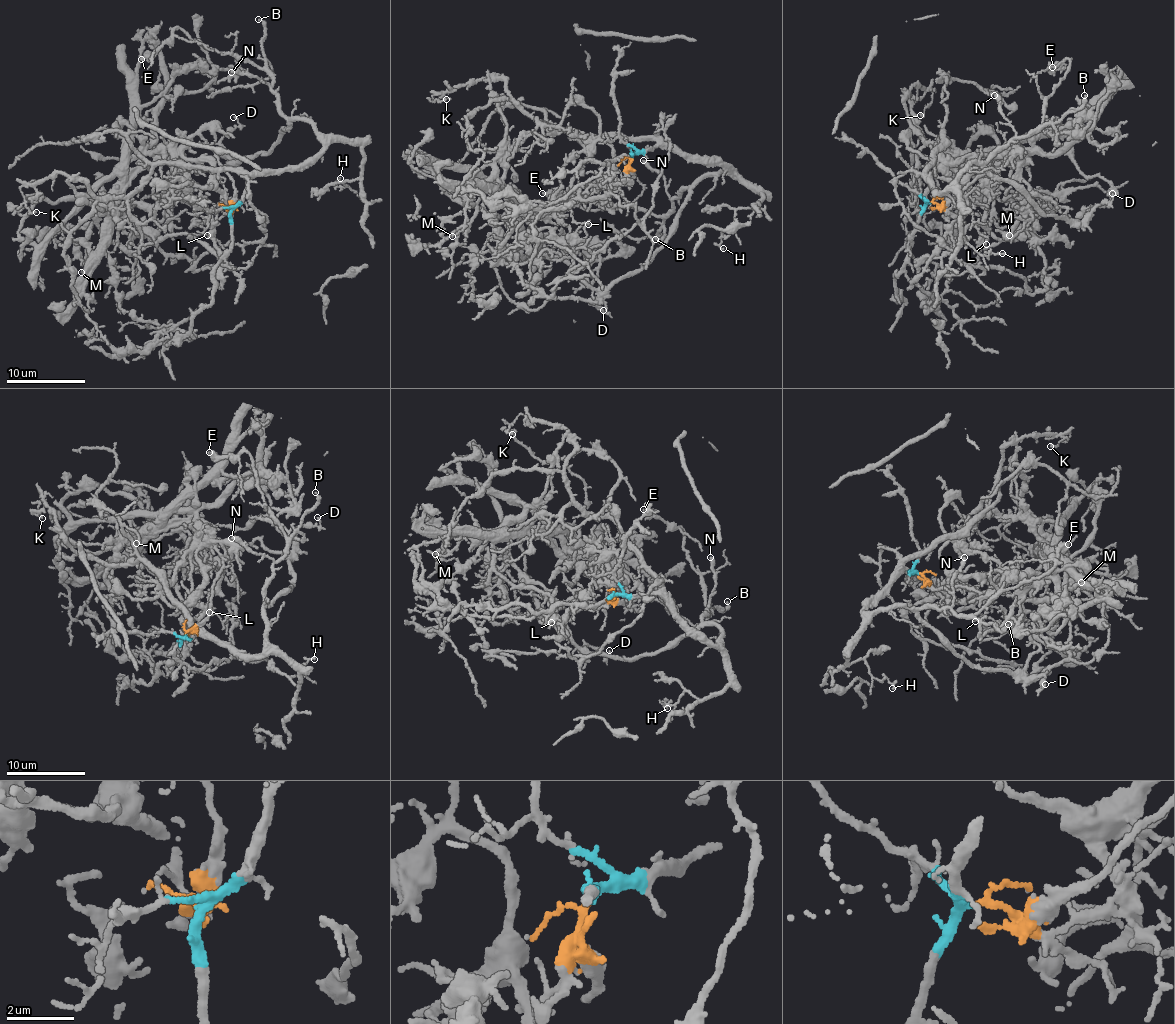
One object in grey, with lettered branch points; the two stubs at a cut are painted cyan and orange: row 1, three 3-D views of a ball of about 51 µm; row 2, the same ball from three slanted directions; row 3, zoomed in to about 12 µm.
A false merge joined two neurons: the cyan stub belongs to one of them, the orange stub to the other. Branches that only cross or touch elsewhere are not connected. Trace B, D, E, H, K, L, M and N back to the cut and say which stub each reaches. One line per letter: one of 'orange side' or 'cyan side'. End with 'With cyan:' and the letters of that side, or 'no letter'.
B: cyan side
D: cyan side
E: cyan side
H: cyan side
K: cyan side
L: orange side
M: orange side
N: cyan side
With cyan: B, D, E, H, K, N

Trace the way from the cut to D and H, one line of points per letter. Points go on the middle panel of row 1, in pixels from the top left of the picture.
D: (630, 157), (660, 145), (729, 168), (703, 177), (653, 256), (590, 303), (603, 310)
H: (630, 157), (665, 147), (708, 158), (760, 191), (756, 204), (735, 211), (730, 231), (720, 239), (723, 248)

